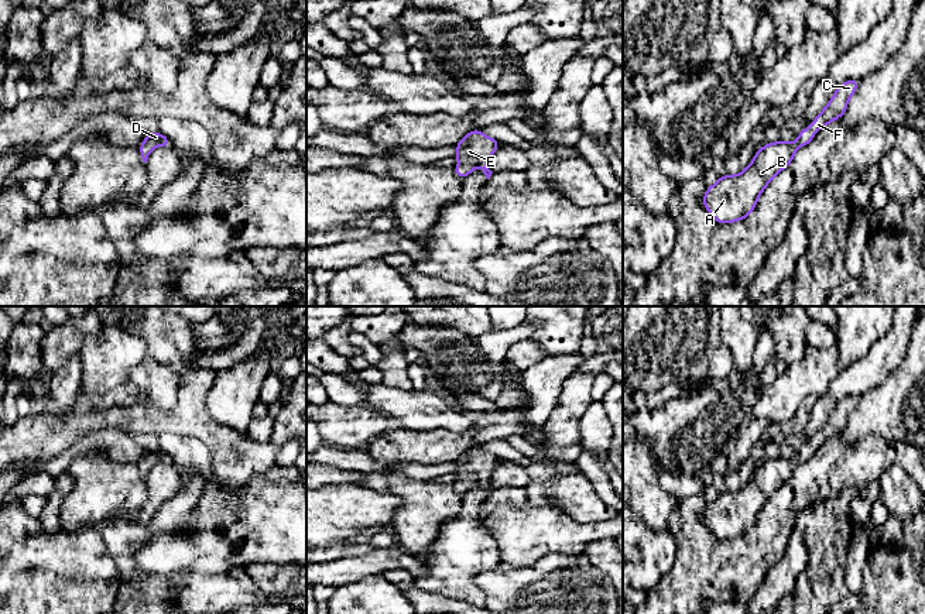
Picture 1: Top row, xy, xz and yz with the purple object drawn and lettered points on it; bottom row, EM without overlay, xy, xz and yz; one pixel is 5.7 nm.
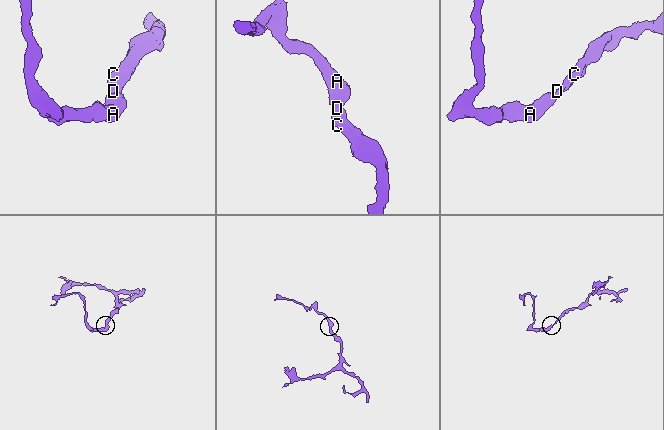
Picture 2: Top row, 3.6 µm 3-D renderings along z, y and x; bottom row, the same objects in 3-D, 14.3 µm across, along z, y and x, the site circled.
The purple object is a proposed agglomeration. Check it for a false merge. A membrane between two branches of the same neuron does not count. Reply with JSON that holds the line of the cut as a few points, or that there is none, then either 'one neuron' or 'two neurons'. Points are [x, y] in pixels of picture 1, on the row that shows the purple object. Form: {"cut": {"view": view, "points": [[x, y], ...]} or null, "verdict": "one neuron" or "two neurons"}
{"cut": null, "verdict": "one neuron"}

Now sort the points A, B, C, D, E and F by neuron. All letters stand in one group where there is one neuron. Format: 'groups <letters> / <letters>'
groups A B C D E F

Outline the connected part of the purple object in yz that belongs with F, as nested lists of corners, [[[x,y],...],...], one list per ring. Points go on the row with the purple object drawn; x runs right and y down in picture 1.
[[[859,80],[843,82],[813,123],[798,134],[795,143],[768,143],[754,154],[753,161],[741,174],[719,176],[715,185],[708,186],[702,203],[709,215],[722,224],[746,219],[771,179],[792,162],[796,148],[805,147],[818,130],[843,117]]]

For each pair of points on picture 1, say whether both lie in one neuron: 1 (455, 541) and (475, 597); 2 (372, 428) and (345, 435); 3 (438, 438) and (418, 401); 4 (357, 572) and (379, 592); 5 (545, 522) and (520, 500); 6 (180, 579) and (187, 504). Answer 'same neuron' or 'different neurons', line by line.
1: same neuron
2: same neuron
3: different neurons
4: different neurons
5: different neurons
6: same neuron

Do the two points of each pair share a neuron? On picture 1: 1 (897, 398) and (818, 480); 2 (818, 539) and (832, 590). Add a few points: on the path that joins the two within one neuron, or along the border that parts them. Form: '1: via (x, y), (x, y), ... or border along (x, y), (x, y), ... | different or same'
1: border along (842, 434), (849, 442), (867, 435), (888, 439) | different
2: via (826, 552), (826, 578) | same

